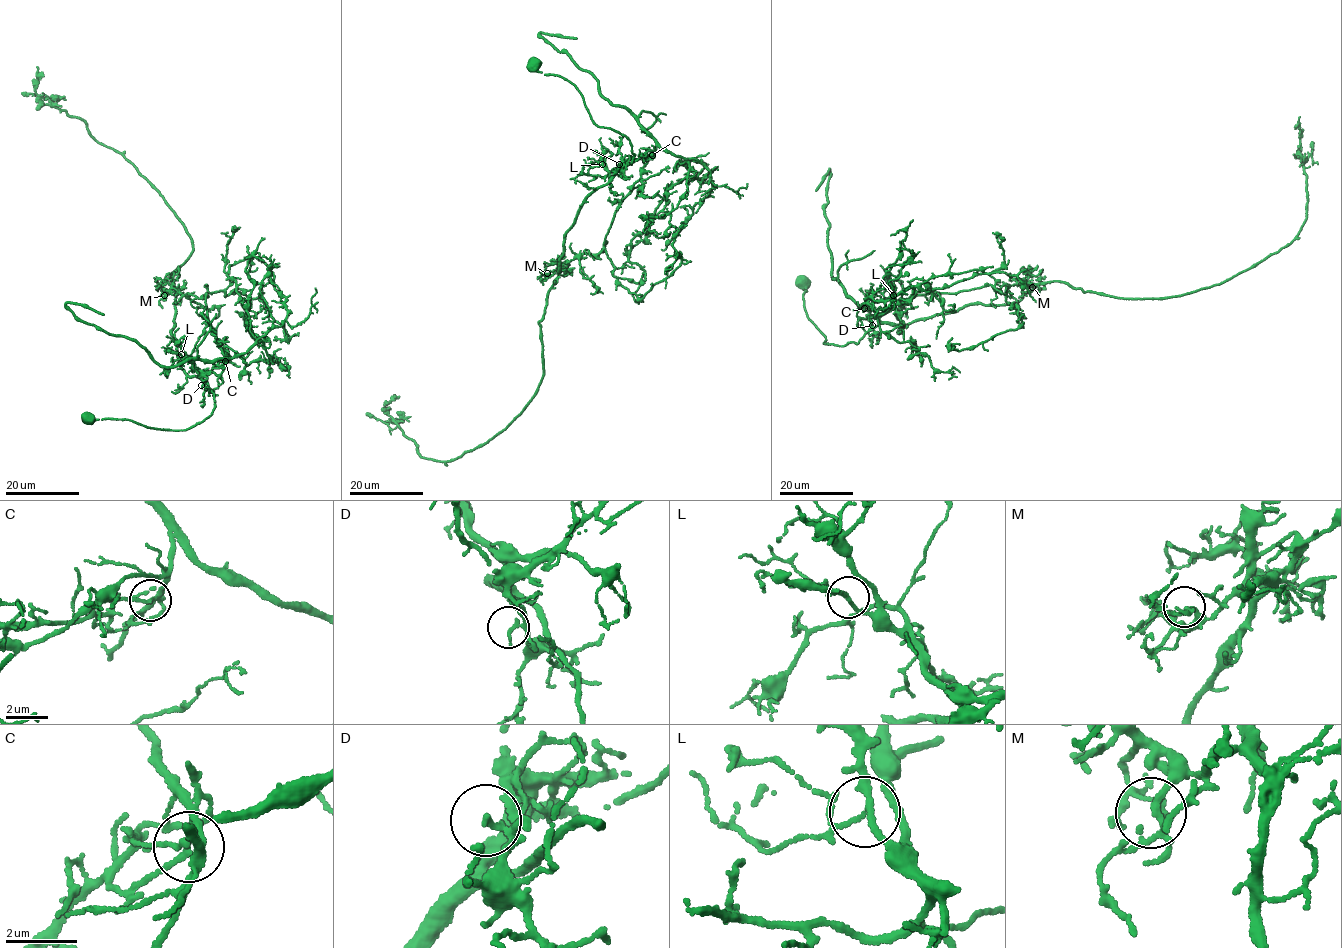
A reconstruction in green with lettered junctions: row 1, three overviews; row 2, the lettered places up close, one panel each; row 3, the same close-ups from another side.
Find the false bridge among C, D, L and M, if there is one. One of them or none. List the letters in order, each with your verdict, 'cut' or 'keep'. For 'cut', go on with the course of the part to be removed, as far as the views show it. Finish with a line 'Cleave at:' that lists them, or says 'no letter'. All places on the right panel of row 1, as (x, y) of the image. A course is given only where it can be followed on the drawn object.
C: cut; course (864, 308), (904, 325), (1015, 304), (1048, 282), (1144, 299), (1222, 283), (1286, 246), (1306, 218), (1299, 116)
D: keep
L: keep
M: keep
Cleave at: C

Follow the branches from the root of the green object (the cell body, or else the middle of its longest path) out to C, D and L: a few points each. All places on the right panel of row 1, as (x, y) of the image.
C: (803, 281), (805, 311), (825, 336), (823, 344), (857, 344), (879, 322), (864, 308)
D: (803, 281), (805, 311), (825, 336), (823, 344), (857, 344), (865, 332), (874, 332), (872, 325)
L: (803, 281), (805, 311), (825, 336), (825, 344), (857, 344), (892, 306), (893, 295)

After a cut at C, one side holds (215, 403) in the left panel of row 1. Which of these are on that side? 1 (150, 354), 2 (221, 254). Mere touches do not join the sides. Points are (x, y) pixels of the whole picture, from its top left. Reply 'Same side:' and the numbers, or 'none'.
Same side: none

